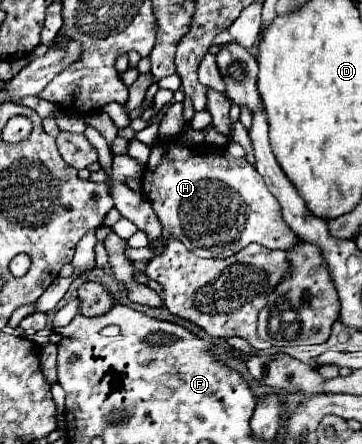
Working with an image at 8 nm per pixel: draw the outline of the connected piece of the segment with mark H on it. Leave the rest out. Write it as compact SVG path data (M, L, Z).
M171 142L155 144L149 162L145 164L141 186L145 198L149 198L159 222L163 224L163 238L169 240L171 236L183 242L199 258L227 258L239 252L239 248L245 248L249 242L257 242L271 250L291 250L299 242L281 218L279 202L267 190L259 172L245 158L233 158L225 148L205 144L201 148L199 144L183 148Z

